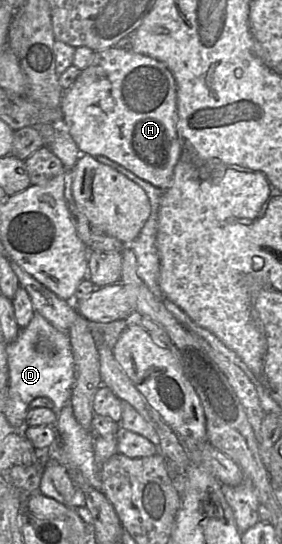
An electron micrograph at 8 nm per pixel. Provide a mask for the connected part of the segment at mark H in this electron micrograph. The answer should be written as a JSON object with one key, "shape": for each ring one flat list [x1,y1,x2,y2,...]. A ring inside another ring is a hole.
{"shape":[[113,46,101,51,96,51,92,63,82,69,75,83,65,90,66,91,61,101,61,107,64,114,64,124,67,131,76,142,81,154,87,154,90,156,106,156,124,166,141,179,151,183,163,191,171,186,174,169,180,157,180,139,178,132,178,91,176,80,170,69,164,63,148,55,136,53,130,48]]}

